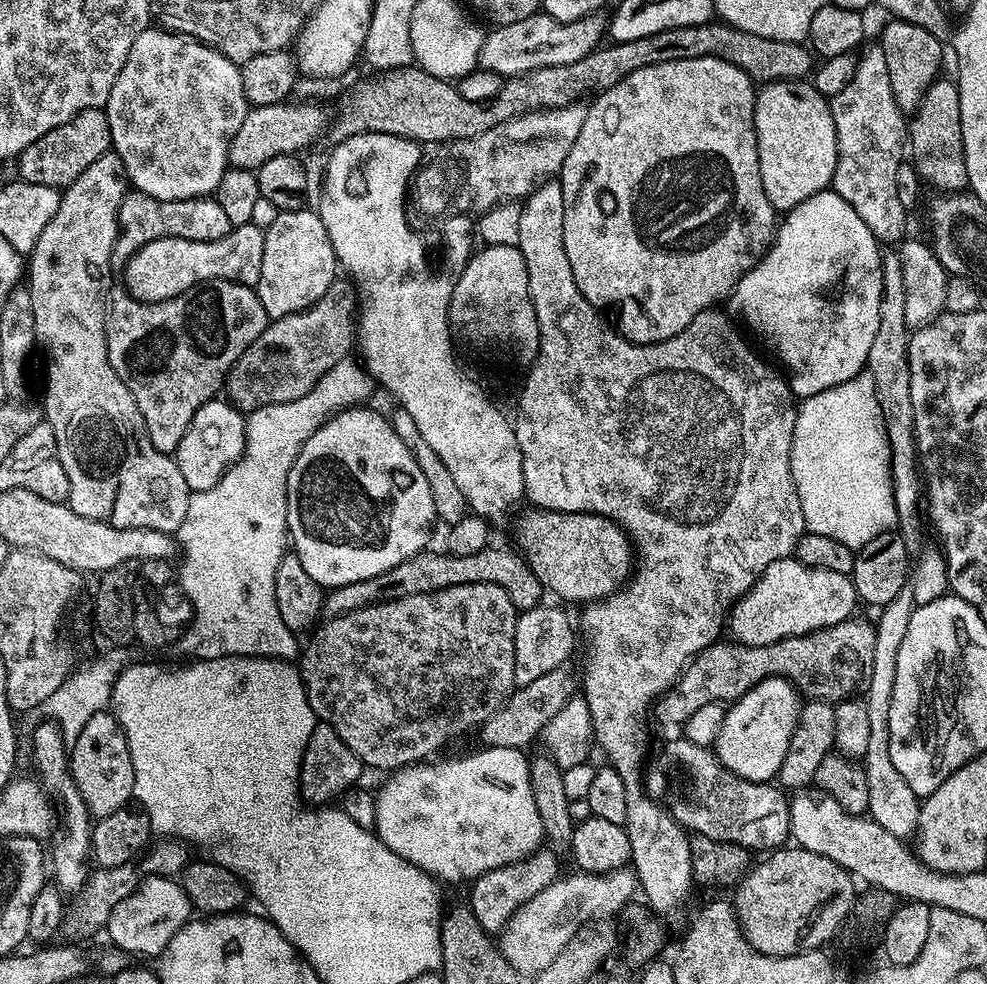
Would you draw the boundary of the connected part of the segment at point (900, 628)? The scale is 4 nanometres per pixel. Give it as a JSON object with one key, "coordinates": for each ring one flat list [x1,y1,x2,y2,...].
{"coordinates":[[905,586,902,590,898,590,898,594,894,597,894,602,883,605,879,609,880,617,874,620,874,627,876,629,874,656,868,667,868,675,866,677,866,689,868,688,868,693,863,693,862,696,862,699,866,702,867,716,870,721,870,739,868,739,866,745,866,754,862,758,862,767,866,774,866,790,870,790,867,815,874,822,878,822,878,826,882,826,882,830,886,830,891,836,896,836,902,841,907,841,915,833,918,826,918,818,920,817,922,800,921,797,914,794,914,790,910,790,910,786,906,786,906,778,902,778,902,774,898,774,894,761,890,759,888,719,890,718,890,697,894,695,894,674,898,670,898,650,902,647,902,638,910,626,910,618,917,607,914,590,911,586]]}

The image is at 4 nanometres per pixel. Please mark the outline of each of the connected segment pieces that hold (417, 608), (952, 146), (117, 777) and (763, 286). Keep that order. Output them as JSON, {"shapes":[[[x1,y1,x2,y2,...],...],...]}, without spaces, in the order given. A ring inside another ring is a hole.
{"shapes":[[[459,584,325,619,315,629,316,637,303,649,304,664,300,668,317,721,330,725,334,734,354,750,361,765,367,767,369,764,372,768,399,770,435,757,432,755,455,736,471,728,479,729,517,689,514,678,517,615,510,594,502,586]],[[937,78,929,86,922,102,916,111,911,113,906,140,910,145,911,159,925,185,933,184,936,190,944,192,959,192,968,188,962,142,962,110,955,79]],[[111,711,94,714,94,718,86,722,82,734,78,734,78,742,70,745,70,771,72,781,78,786,78,794,82,794,82,802,86,802,88,813,93,818,114,814,119,808,129,807,133,799,134,766,130,762,126,734]],[[825,190,791,208,779,221,768,253,736,283,726,308,744,319,745,329,761,332,765,342,780,352,781,362,788,367,792,395,803,398,838,386,865,371,870,345,874,343,874,334,878,334,883,285,882,248,875,234,854,214,850,202,834,191]]]}

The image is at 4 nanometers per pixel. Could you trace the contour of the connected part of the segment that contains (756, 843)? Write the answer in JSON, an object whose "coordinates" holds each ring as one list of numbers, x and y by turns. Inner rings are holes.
{"coordinates":[[683,738,672,740,657,760,647,761,642,783,648,795,658,797,668,815,689,833,749,850,775,850,789,839,790,802,785,793,772,782,755,784,738,778,720,765,712,748,694,746]]}

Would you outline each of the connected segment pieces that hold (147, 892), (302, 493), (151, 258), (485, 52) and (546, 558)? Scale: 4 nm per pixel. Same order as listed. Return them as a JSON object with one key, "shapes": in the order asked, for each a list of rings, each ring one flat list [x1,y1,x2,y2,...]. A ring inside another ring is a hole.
{"shapes":[[[151,876,136,887,130,898,124,898,114,906,106,925,106,933,113,940,117,949,127,953,129,957,149,956,155,958,182,930,182,926,193,919,194,909,191,899,184,892,184,885,179,879,171,876]],[[353,406,331,416,321,428,314,430,314,434,310,434,310,438,302,446,294,466,288,471,290,548,302,562,306,574,310,574,310,578,314,578,314,582,318,582,325,590,346,586,350,582,362,582,362,578,374,578,374,574,382,574,386,570,398,566,398,562,406,562,406,558,417,556,418,553,429,547,428,539,432,536,432,523,436,524,438,520,429,483,426,482,426,476,422,474,421,467,415,462,413,454,407,449,406,443,398,438,389,417,385,413,375,412,374,409,368,407,372,406]],[[237,224,217,240,187,240,177,236,154,238,142,245,123,265,127,295,142,304,153,304,170,298,198,284,229,280,235,284,255,286,262,278,264,229,256,224]],[[537,14,522,18,522,22,510,22,493,27,482,42,479,67,505,78,523,76,546,66,566,66,586,58,586,54,601,47,606,36,606,20,600,14,584,16,574,22,559,24,554,18]],[[535,506,522,512,515,547,549,593,587,606,605,600,628,583,634,571,634,549,619,524,593,512,559,512]]]}

